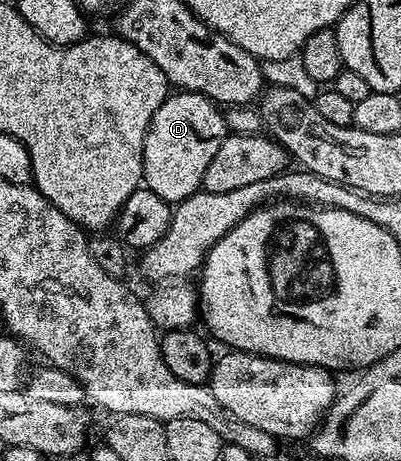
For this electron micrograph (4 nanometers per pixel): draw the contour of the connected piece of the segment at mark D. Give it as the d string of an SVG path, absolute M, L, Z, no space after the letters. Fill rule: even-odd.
M179 90L167 94L152 117L144 141L144 186L152 189L156 197L164 197L164 201L171 205L192 197L202 190L204 169L208 169L212 157L216 157L216 149L220 149L227 134L226 119L219 104L194 91Z

